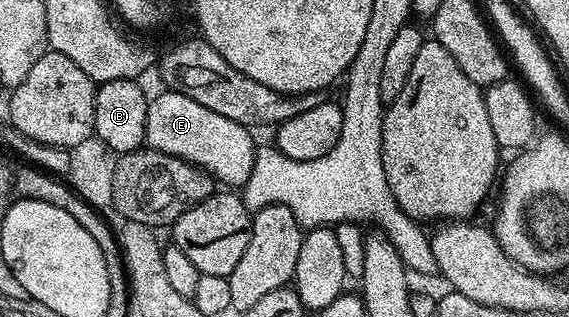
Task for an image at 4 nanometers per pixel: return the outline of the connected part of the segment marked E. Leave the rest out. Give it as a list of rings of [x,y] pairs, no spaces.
[[[163,90],[164,92],[154,95],[148,100],[148,116],[145,117],[145,145],[152,150],[164,152],[166,155],[176,156],[178,159],[184,159],[188,163],[192,163],[194,166],[198,166],[210,174],[212,178],[217,183],[222,183],[228,185],[225,187],[228,188],[241,188],[244,183],[247,182],[248,176],[251,175],[252,172],[252,165],[255,164],[255,152],[257,150],[256,141],[254,142],[251,134],[253,134],[246,126],[237,124],[234,120],[229,120],[226,116],[221,116],[218,112],[212,112],[210,108],[206,108],[202,104],[198,104],[196,100],[192,100],[191,97],[184,96],[183,93],[178,91],[171,91],[171,90]]]

